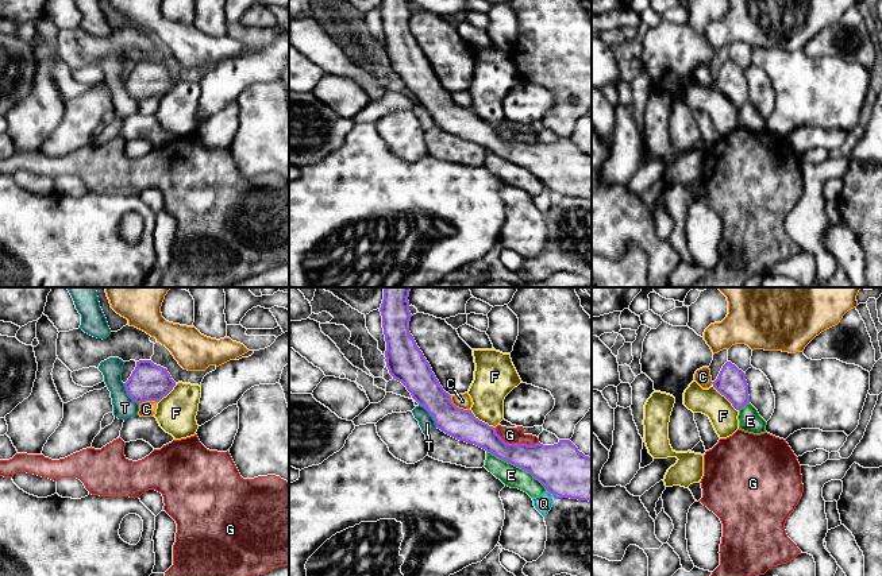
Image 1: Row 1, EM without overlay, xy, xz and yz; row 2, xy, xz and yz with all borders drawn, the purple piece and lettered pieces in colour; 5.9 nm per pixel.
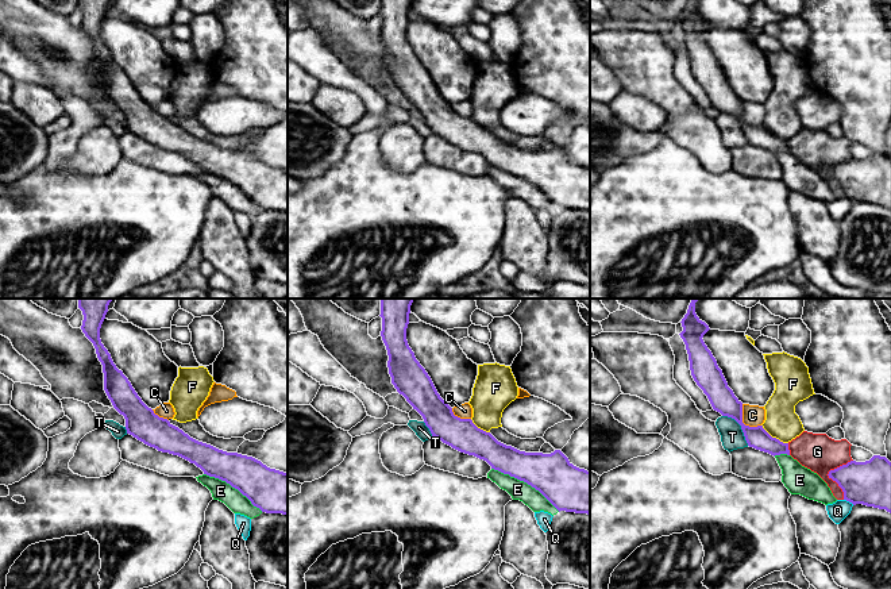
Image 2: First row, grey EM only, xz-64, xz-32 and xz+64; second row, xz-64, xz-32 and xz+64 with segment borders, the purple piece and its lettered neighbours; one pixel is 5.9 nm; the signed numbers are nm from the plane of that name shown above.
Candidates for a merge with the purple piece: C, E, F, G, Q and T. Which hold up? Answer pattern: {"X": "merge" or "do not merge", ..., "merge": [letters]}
{"C": "do not merge", "E": "merge", "F": "do not merge", "G": "do not merge", "Q": "do not merge", "T": "do not merge", "merge": ["E"]}

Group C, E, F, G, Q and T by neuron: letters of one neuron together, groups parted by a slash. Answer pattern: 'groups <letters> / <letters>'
groups C / E / F / G / Q / T

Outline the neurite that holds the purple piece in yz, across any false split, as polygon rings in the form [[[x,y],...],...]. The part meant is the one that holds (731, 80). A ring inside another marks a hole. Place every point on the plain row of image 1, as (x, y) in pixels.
[[[727,59],[712,82],[739,109],[739,127],[754,132],[766,129],[767,120],[750,101],[748,82],[742,67]]]

